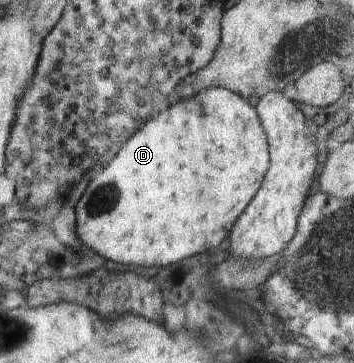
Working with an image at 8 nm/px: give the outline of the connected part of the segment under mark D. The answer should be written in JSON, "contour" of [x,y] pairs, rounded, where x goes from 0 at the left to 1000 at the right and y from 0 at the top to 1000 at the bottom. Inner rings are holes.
{"contour":[[[624,240],[573,245],[534,270],[503,275],[497,284],[455,298],[387,364],[359,372],[294,452],[260,479],[254,504],[237,523],[237,537],[215,562],[215,636],[229,667],[251,689],[302,711],[325,738],[331,738],[331,725],[333,738],[472,733],[559,700],[590,697],[596,683],[610,691],[624,661],[653,639],[658,617],[698,573],[709,545],[720,540],[720,529],[732,523],[749,474],[760,463],[757,386],[749,380],[749,369],[720,298],[703,292],[701,278],[681,262]]]}

